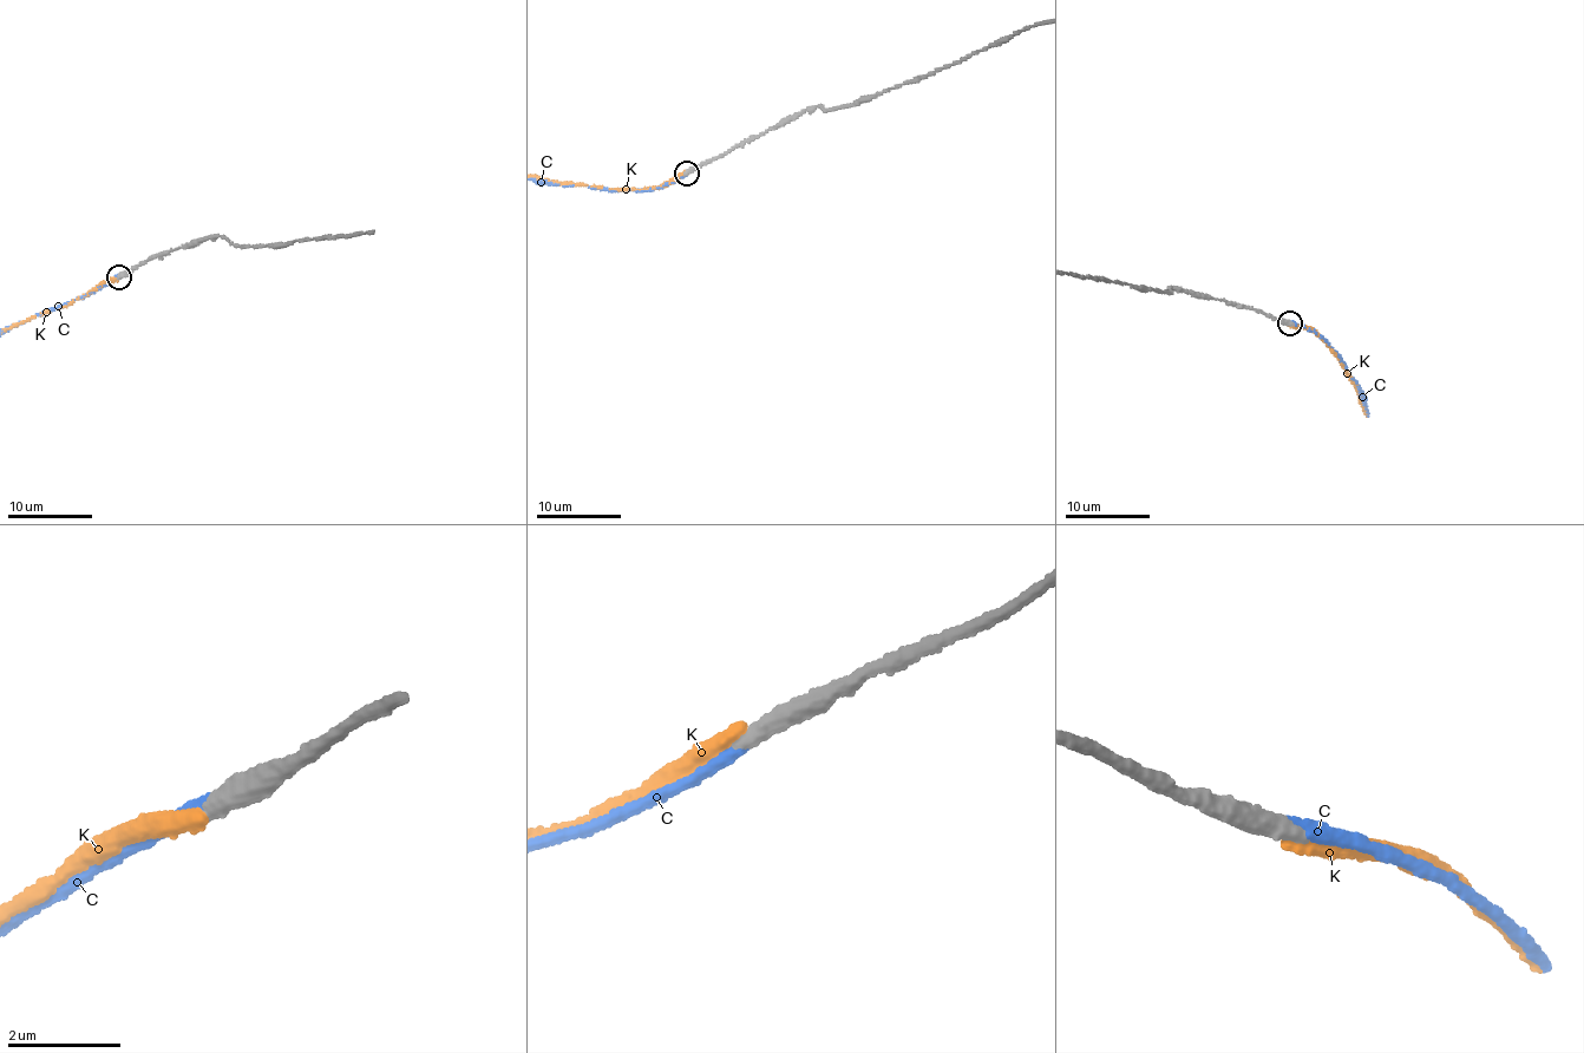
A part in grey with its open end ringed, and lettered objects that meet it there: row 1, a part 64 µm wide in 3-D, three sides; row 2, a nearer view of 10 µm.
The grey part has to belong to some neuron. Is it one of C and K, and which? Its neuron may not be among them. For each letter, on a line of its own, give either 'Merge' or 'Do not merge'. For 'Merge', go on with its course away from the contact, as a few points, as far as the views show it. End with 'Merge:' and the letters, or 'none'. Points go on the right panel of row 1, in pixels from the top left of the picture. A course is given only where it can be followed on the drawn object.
C: Merge
K: Do not merge
Merge: C

